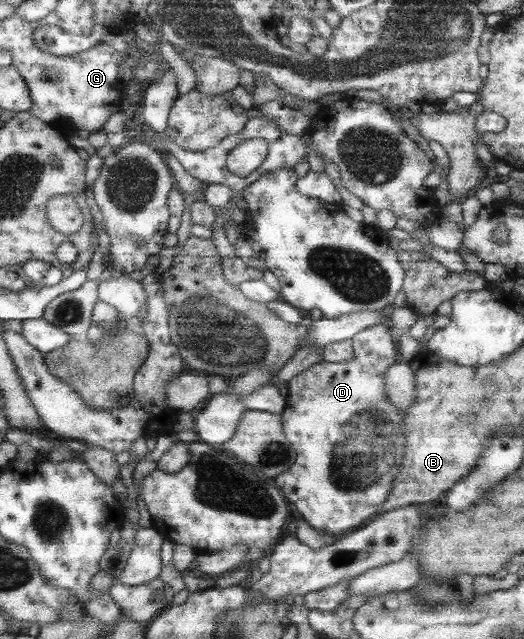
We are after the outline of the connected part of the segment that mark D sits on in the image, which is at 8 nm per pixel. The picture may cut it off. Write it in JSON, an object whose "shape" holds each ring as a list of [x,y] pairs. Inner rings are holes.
{"shape":[[[385,321],[370,325],[365,329],[361,329],[351,338],[353,358],[347,362],[326,362],[319,360],[307,369],[304,369],[299,375],[292,377],[286,382],[287,394],[285,398],[285,407],[280,413],[281,431],[294,449],[295,457],[293,463],[288,469],[279,473],[273,478],[277,486],[280,486],[281,493],[284,493],[285,499],[293,505],[295,514],[301,518],[309,527],[312,527],[319,534],[342,535],[359,528],[369,519],[375,516],[377,506],[384,500],[388,494],[391,480],[395,477],[398,465],[401,463],[402,453],[404,450],[405,438],[401,433],[401,412],[395,407],[389,398],[385,396],[385,385],[383,385],[382,375],[389,365],[393,365],[397,357],[397,346],[394,339],[390,336],[389,328]]]}

